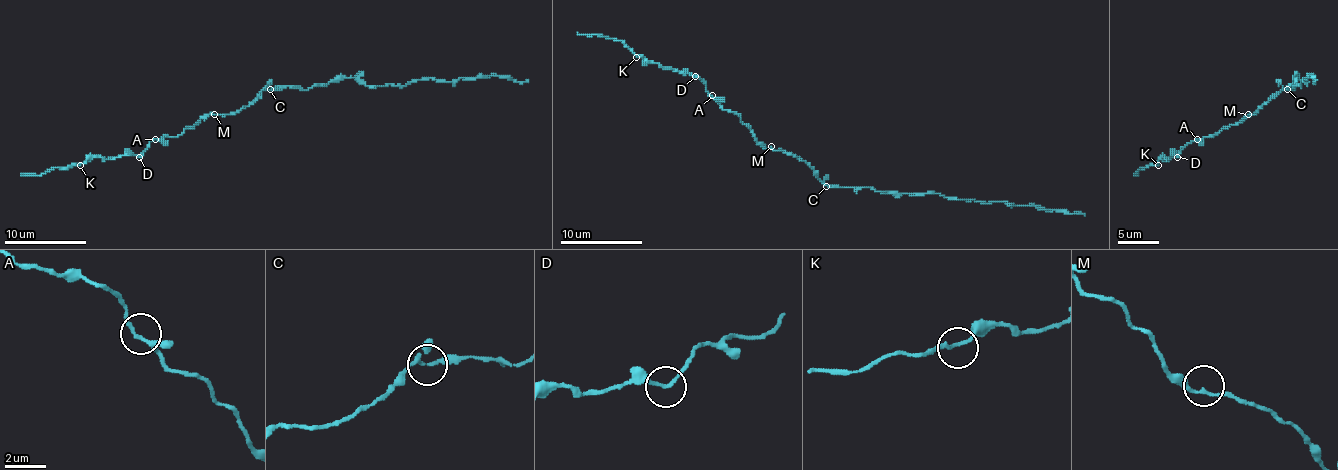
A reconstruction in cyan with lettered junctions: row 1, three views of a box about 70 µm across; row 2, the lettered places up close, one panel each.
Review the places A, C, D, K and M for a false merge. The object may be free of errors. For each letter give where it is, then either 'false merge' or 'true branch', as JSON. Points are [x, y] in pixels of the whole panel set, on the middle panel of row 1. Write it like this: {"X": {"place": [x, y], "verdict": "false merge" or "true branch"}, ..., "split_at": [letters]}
{"A": {"place": [712, 95], "verdict": "true branch"}, "C": {"place": [826, 186], "verdict": "true branch"}, "D": {"place": [695, 76], "verdict": "true branch"}, "K": {"place": [636, 57], "verdict": "true branch"}, "M": {"place": [771, 146], "verdict": "true branch"}, "split_at": []}

